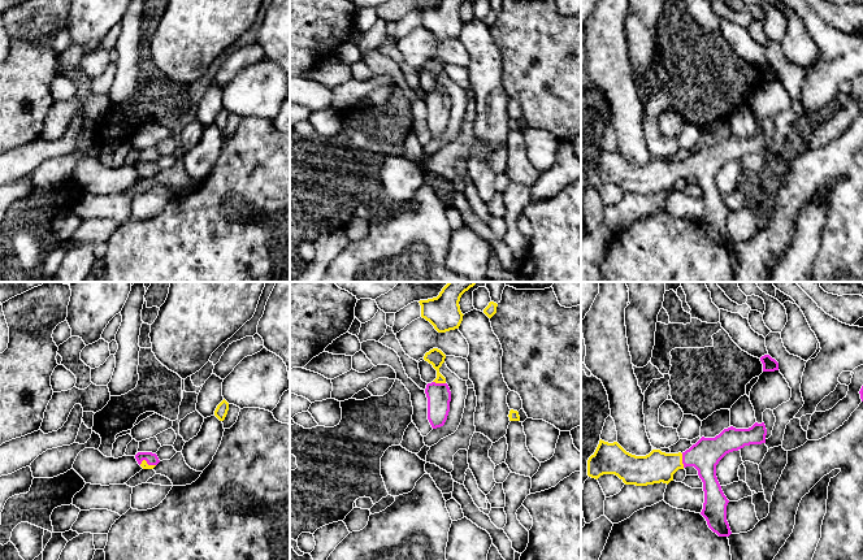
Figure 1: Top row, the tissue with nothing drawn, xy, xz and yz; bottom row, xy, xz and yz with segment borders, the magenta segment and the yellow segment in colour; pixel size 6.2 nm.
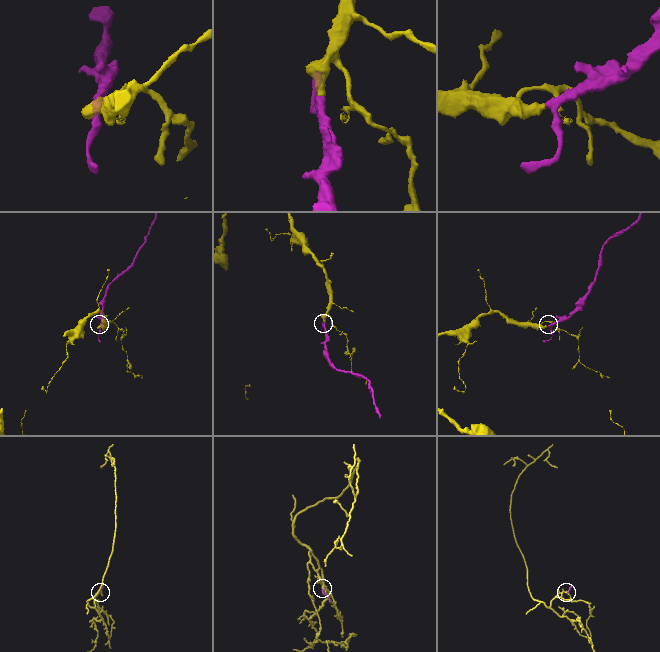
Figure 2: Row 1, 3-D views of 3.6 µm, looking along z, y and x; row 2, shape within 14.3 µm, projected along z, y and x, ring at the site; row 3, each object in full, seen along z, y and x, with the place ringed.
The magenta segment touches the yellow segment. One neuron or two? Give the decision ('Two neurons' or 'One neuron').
One neuron

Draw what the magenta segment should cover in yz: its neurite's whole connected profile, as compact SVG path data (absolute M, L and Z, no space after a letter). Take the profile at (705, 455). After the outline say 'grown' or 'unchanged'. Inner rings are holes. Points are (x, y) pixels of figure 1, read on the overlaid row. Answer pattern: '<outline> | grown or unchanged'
M755 422L749 429L724 429L715 438L702 437L685 452L665 453L652 450L646 456L626 452L617 442L599 440L595 452L587 460L587 476L598 479L603 474L615 474L625 485L647 486L669 483L678 469L694 466L703 482L704 503L701 515L708 528L719 537L732 534L727 521L729 500L716 477L716 465L729 452L745 446L766 443L764 422Z | grown

